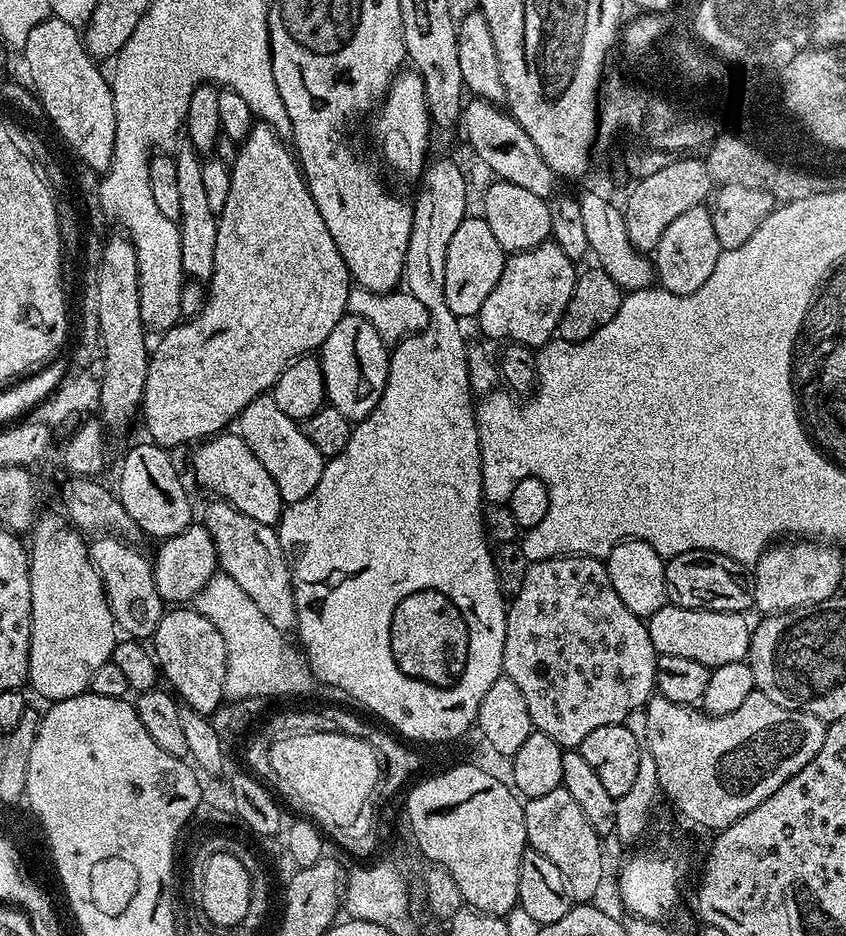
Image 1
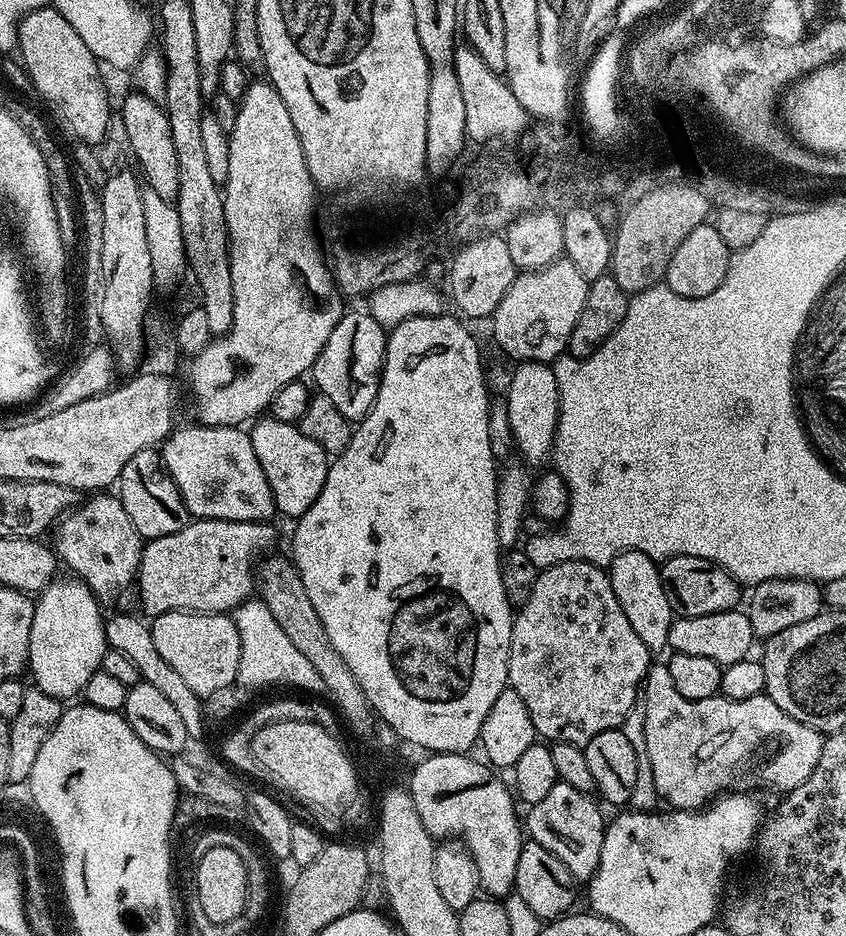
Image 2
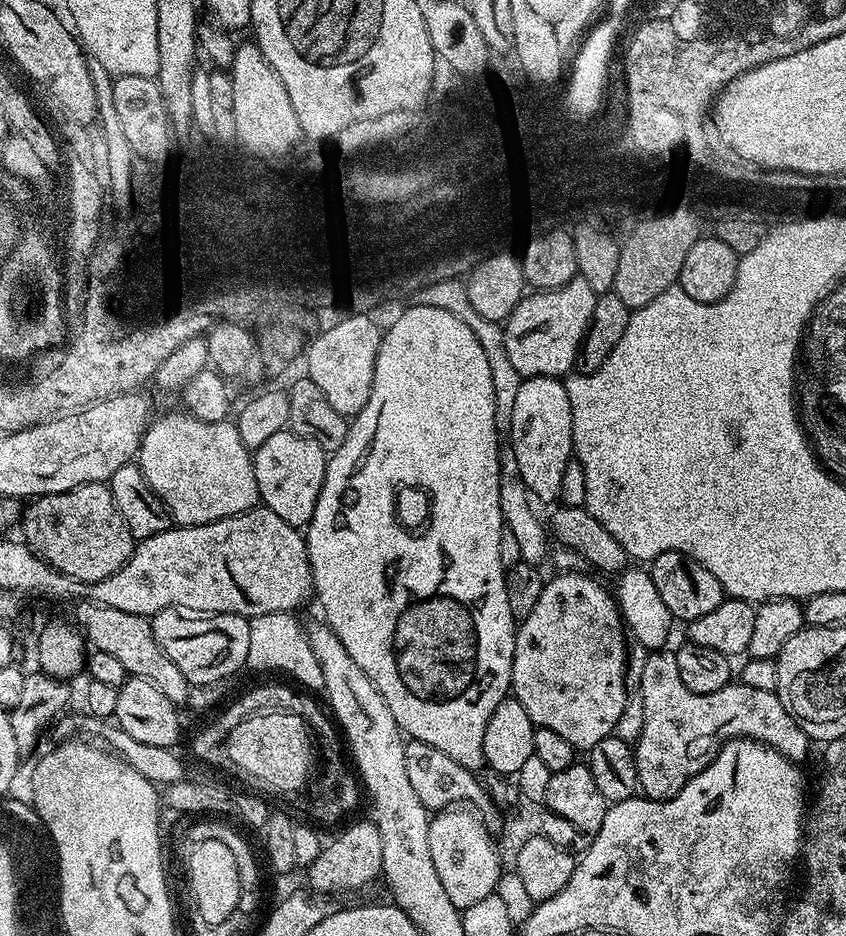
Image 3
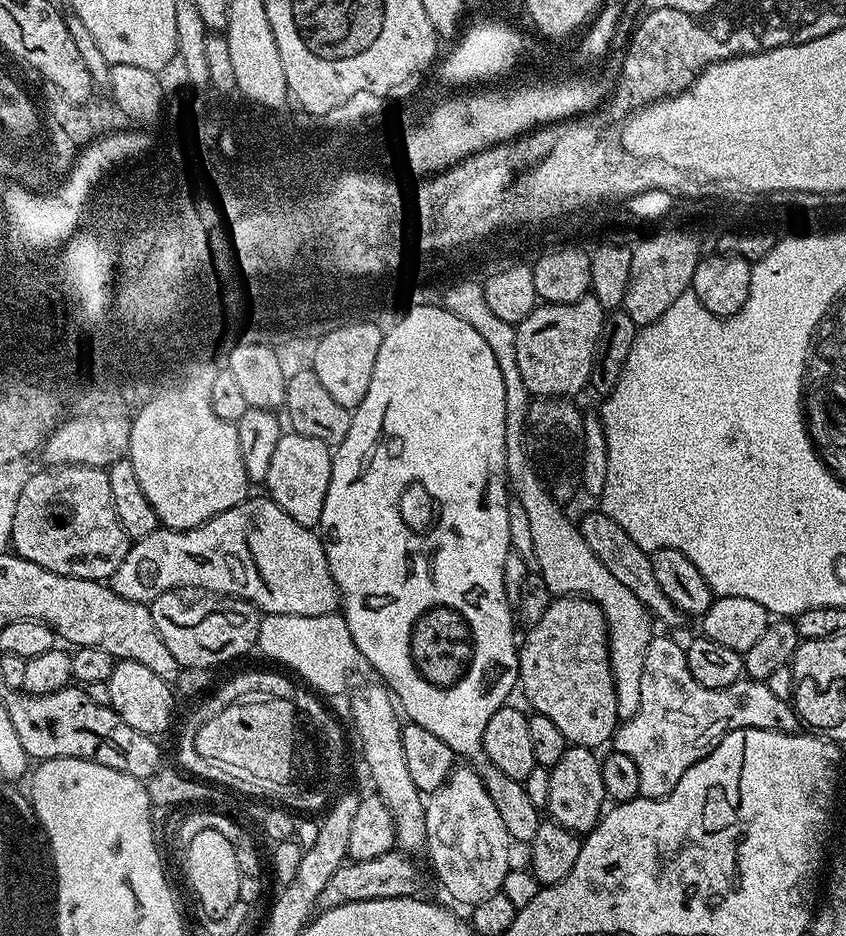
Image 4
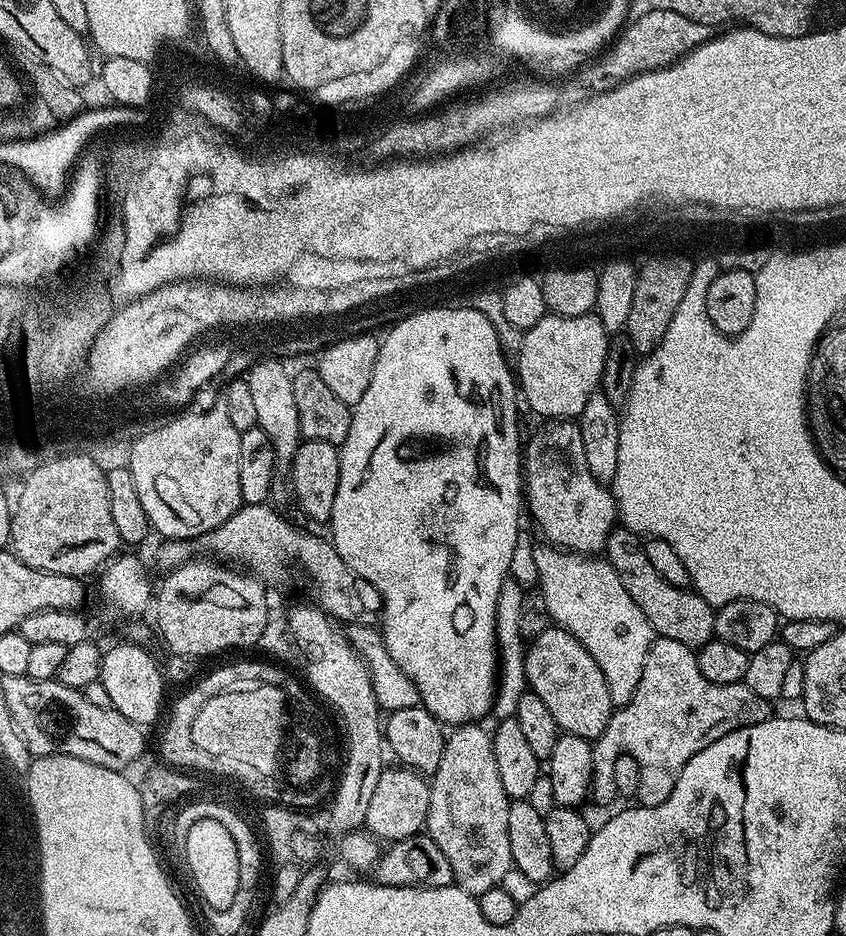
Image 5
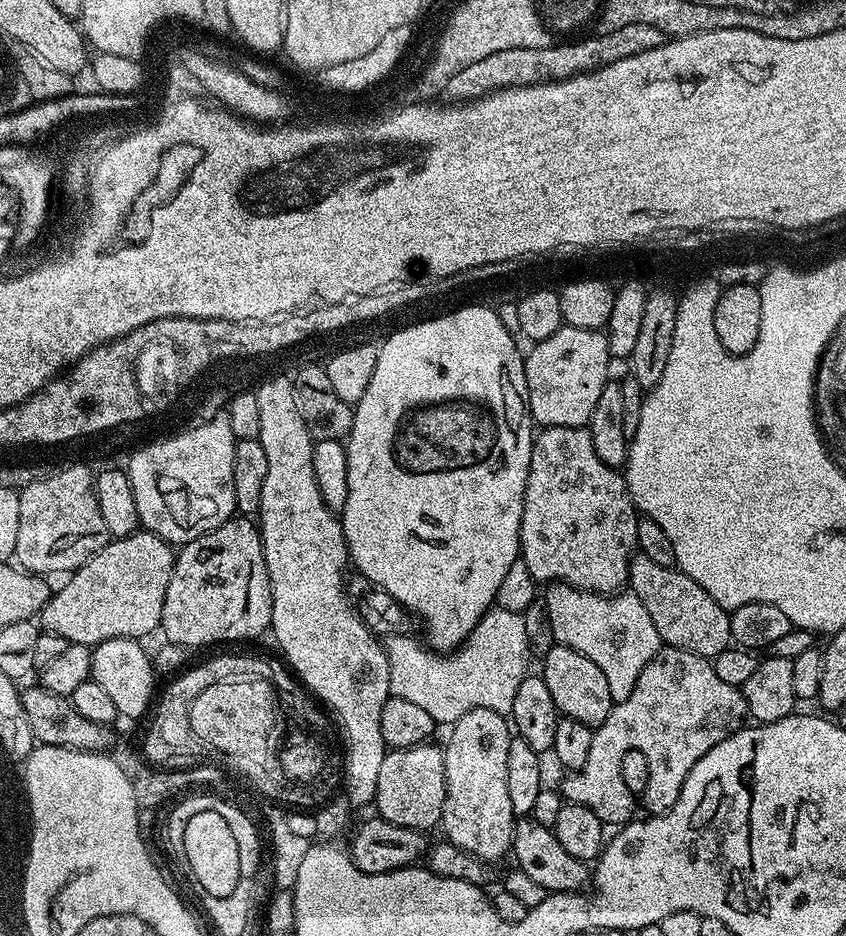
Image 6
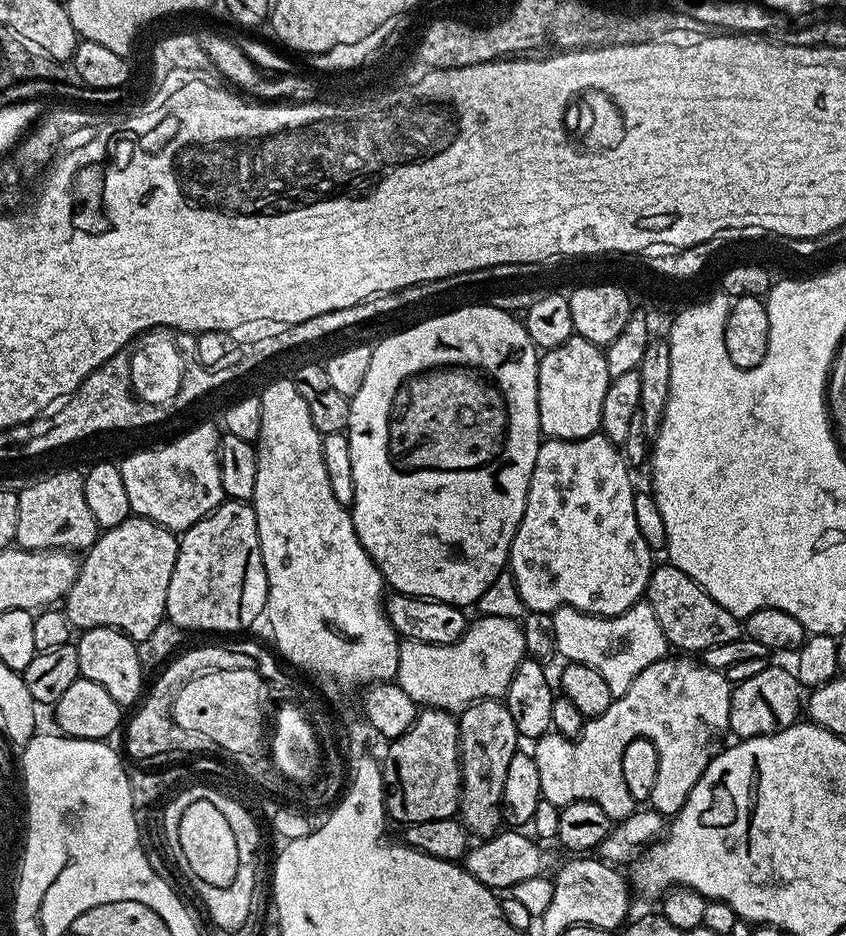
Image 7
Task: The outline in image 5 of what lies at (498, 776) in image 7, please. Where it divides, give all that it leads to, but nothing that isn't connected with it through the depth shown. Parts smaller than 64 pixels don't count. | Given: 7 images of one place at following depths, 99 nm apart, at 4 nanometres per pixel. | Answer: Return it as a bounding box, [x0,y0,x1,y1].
[426,722,514,897]

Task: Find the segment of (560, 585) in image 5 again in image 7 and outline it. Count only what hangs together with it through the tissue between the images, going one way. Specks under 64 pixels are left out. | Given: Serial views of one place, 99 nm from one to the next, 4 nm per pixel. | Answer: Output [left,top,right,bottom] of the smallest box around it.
[552,602,670,698]

